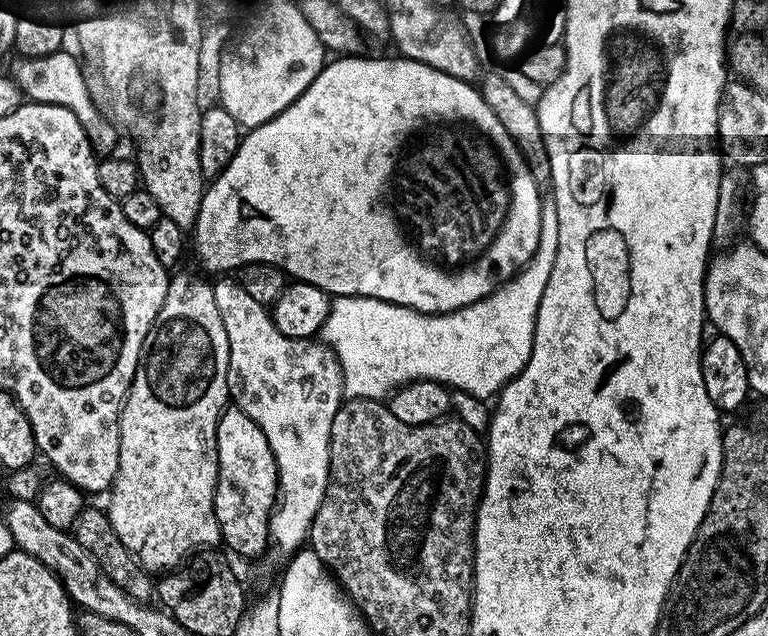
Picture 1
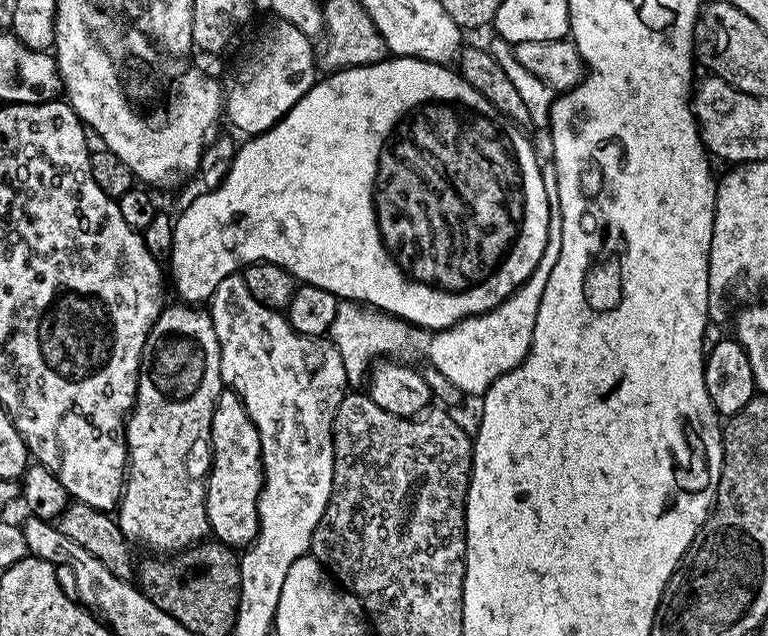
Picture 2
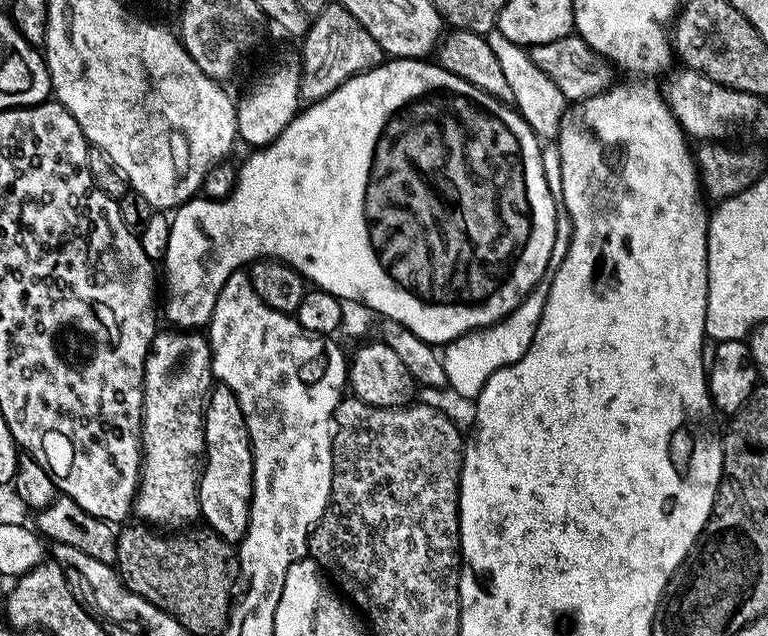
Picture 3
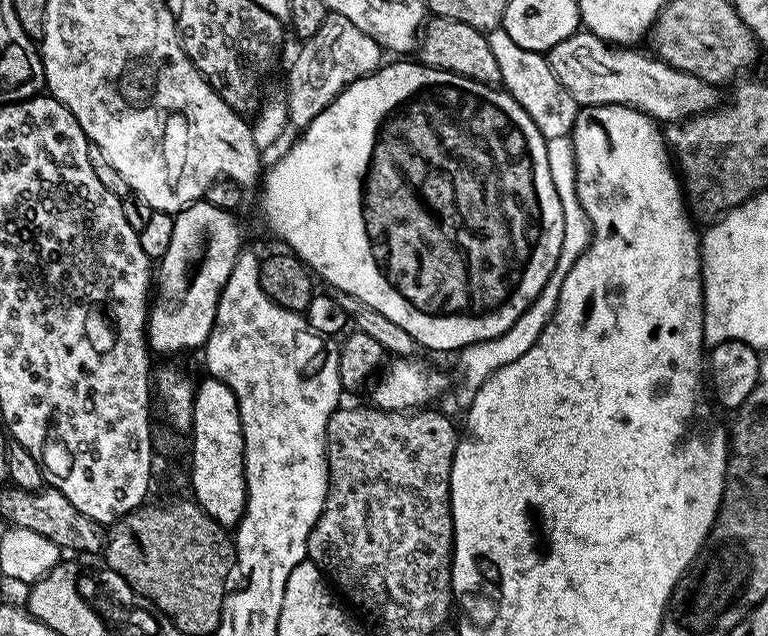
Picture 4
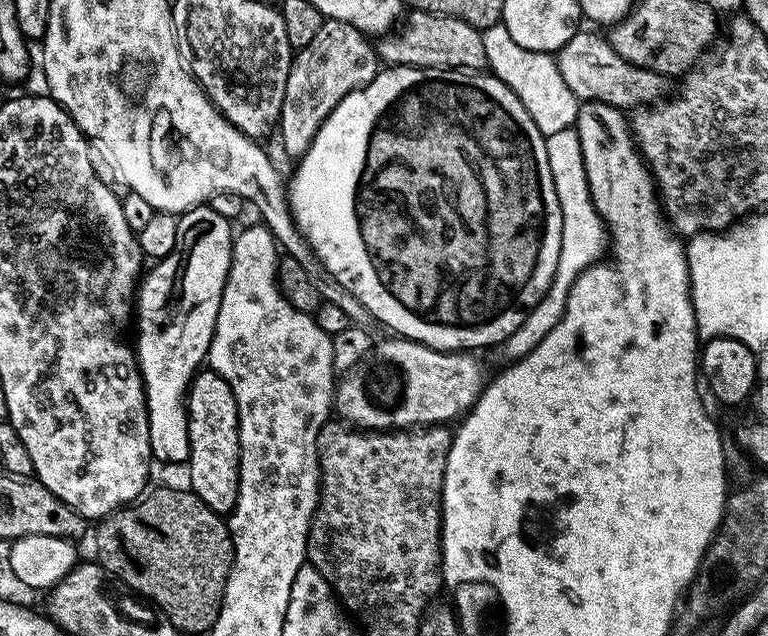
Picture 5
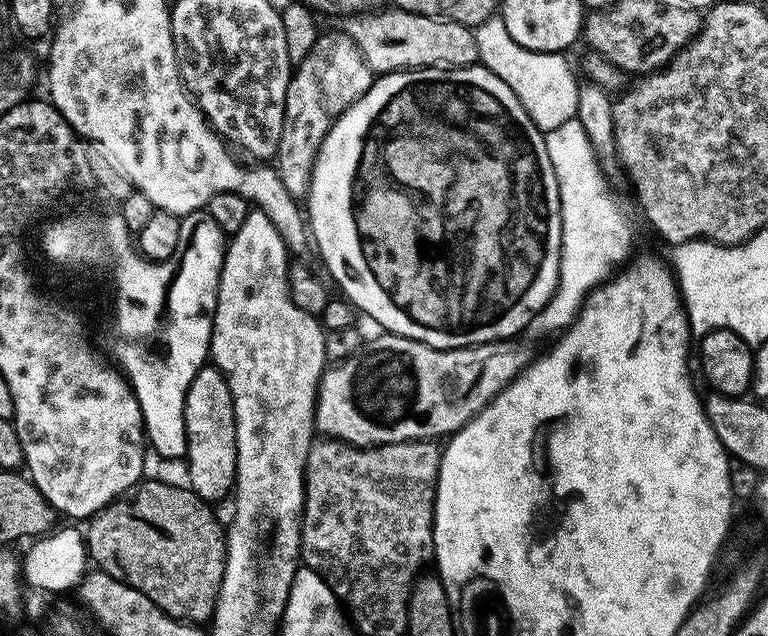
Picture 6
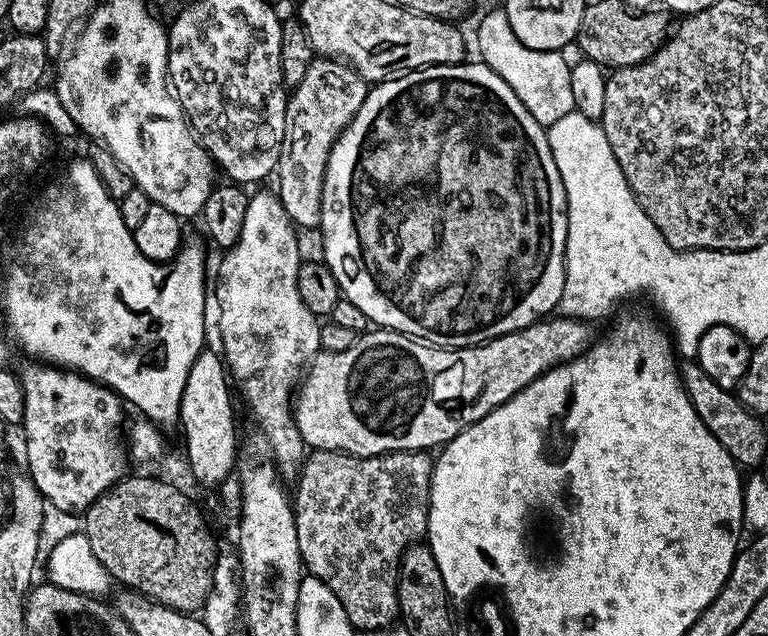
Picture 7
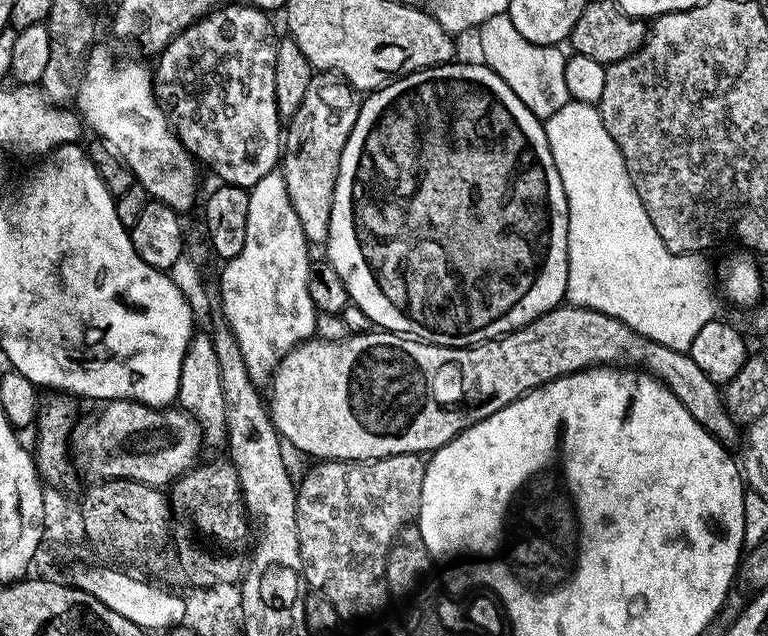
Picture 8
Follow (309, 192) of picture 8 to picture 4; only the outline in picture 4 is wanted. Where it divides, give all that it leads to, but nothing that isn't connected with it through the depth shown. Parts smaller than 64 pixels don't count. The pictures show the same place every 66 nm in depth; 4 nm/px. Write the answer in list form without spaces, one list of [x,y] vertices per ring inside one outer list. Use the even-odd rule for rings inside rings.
[[[329,14],[318,34],[303,41],[299,47],[288,68],[288,96],[283,97],[288,108],[288,123],[296,130],[307,128],[318,114],[322,114],[322,110],[326,110],[326,106],[330,106],[330,102],[334,102],[334,98],[338,98],[338,94],[342,94],[342,90],[369,76],[382,64],[380,44],[370,38],[370,34],[362,34],[350,18],[335,14]]]

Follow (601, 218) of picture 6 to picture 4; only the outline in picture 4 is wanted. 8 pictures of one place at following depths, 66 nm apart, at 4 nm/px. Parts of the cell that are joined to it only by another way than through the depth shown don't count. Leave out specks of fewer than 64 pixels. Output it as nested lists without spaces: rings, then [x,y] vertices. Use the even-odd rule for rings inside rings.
[[[568,136],[548,141],[546,163],[550,166],[550,178],[554,182],[554,190],[558,190],[558,202],[562,202],[562,250],[558,254],[558,262],[554,266],[550,278],[546,278],[546,286],[542,286],[538,298],[534,298],[534,302],[530,302],[526,314],[522,314],[522,318],[518,318],[518,322],[514,322],[514,326],[510,326],[510,330],[506,330],[506,334],[493,340],[478,342],[459,349],[460,376],[464,379],[465,393],[471,394],[478,391],[486,382],[486,378],[490,378],[495,372],[502,370],[502,366],[510,366],[510,362],[518,362],[518,358],[522,358],[522,354],[526,354],[526,350],[530,350],[530,346],[534,346],[534,342],[538,342],[538,334],[542,334],[546,322],[550,322],[550,318],[554,314],[558,294],[562,290],[562,282],[566,278],[566,274],[570,274],[570,266],[574,266],[574,262],[578,262],[578,258],[592,243],[592,227],[588,225],[586,214],[578,202],[576,159],[572,141]]]

